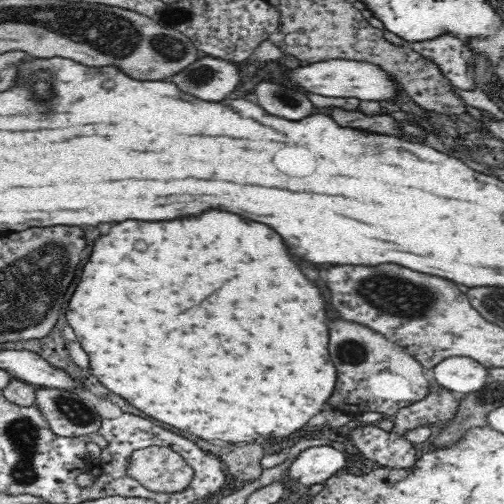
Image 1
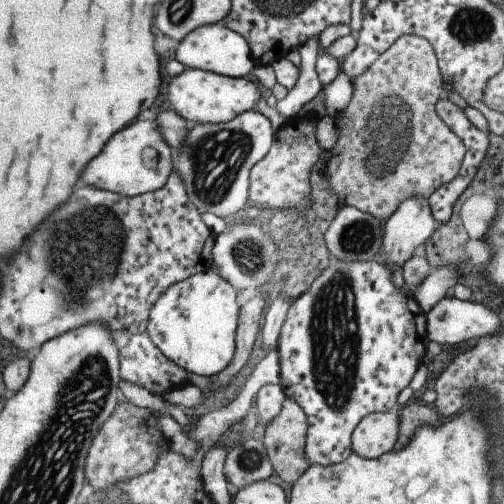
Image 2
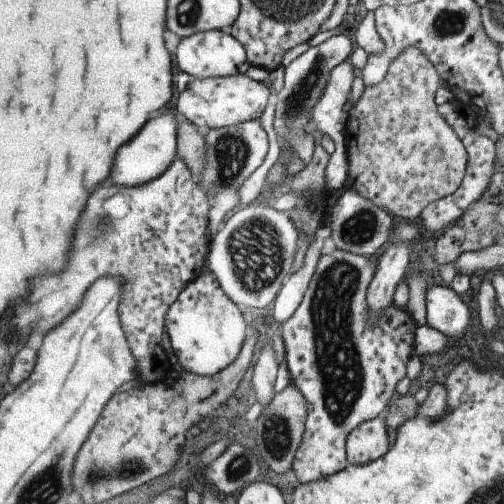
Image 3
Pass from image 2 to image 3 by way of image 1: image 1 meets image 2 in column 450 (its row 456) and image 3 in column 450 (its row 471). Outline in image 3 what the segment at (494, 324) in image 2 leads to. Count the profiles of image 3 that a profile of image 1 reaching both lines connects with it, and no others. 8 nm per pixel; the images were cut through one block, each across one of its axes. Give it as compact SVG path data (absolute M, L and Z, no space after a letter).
M431 286L427 290L427 326L447 336L447 340L461 340L473 318L467 304L457 292L445 286Z

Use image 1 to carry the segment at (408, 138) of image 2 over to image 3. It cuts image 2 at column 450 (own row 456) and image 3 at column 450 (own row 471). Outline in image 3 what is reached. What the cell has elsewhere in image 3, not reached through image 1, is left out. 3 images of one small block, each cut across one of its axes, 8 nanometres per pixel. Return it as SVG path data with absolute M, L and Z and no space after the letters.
M409 46L409 48L405 48L403 54L391 64L391 70L387 72L387 78L385 78L381 84L365 86L361 98L359 98L357 104L349 110L351 118L349 118L349 122L347 122L347 146L349 146L349 162L351 162L351 172L349 172L349 176L351 176L351 178L349 178L349 182L345 184L345 190L347 190L347 192L357 192L357 194L361 194L363 198L367 198L369 202L377 204L379 208L385 208L385 210L387 210L393 218L397 218L397 220L413 220L413 222L415 222L415 220L421 220L423 212L429 208L431 202L441 200L441 198L453 194L453 192L461 186L463 176L465 176L465 170L467 170L467 150L465 150L465 144L463 144L461 138L455 134L455 130L441 118L439 106L433 104L433 96L435 96L435 90L437 90L439 86L447 88L447 82L445 82L443 78L439 78L439 72L437 72L437 70L433 70L433 62L429 60L429 56L427 56L421 48L411 48L411 46Z

